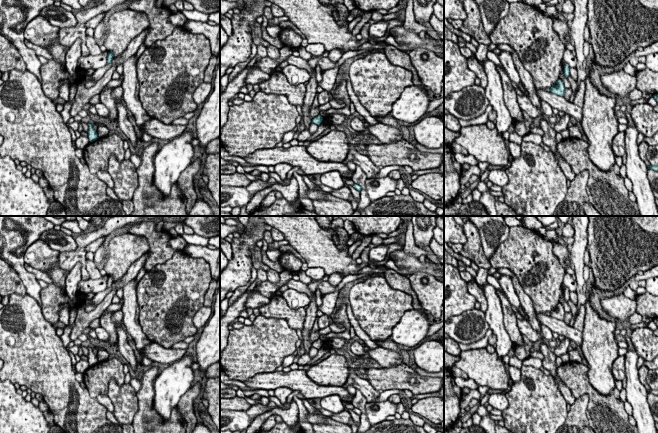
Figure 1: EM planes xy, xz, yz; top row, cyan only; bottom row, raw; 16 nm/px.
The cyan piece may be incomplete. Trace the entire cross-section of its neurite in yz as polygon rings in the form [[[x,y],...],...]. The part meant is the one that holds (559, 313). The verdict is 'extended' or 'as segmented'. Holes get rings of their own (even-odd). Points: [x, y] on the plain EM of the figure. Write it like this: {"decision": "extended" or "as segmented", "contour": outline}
{"decision": "as segmented", "contour": [[[558,303],[556,308],[553,309],[551,312],[550,312],[550,316],[551,317],[554,317],[556,319],[559,319],[559,320],[564,320],[565,318],[565,311],[564,311],[564,307],[561,303]]]}

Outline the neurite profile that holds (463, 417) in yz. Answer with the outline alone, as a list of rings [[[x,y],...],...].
[[[478,405],[470,408],[470,410],[465,412],[465,413],[460,413],[458,419],[462,423],[465,423],[477,411],[477,408],[478,408]]]

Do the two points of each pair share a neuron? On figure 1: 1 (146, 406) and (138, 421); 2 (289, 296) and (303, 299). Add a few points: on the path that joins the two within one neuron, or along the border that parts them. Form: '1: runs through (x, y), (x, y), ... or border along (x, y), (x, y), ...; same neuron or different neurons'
1: runs through (146, 410), (141, 417); same neuron
2: runs through (292, 297), (300, 299); same neuron

